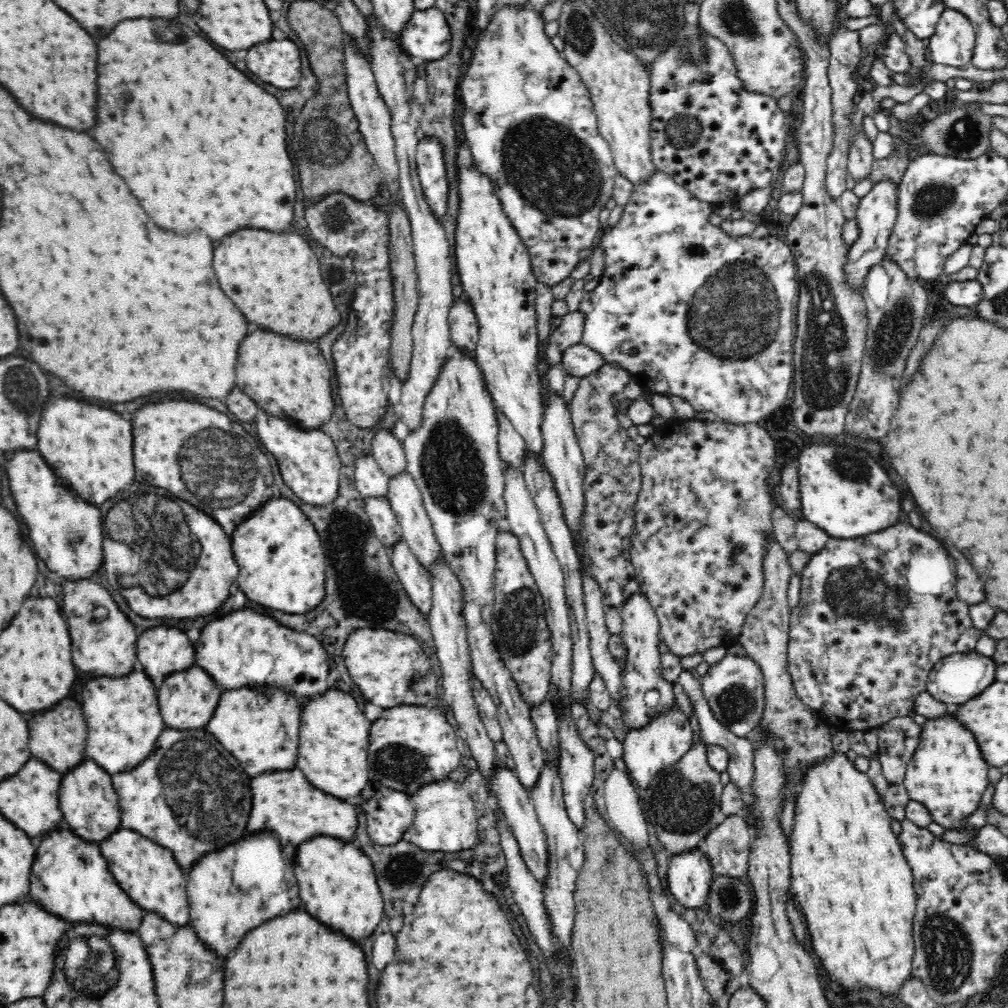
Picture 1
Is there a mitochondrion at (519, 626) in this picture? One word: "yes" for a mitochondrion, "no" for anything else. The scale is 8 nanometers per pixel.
yes

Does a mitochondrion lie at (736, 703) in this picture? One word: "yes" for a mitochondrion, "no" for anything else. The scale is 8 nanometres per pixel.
yes

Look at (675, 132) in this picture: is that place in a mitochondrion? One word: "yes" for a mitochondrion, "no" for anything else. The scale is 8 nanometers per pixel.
yes

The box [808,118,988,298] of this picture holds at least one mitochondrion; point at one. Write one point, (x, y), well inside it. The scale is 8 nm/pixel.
(933, 199)

